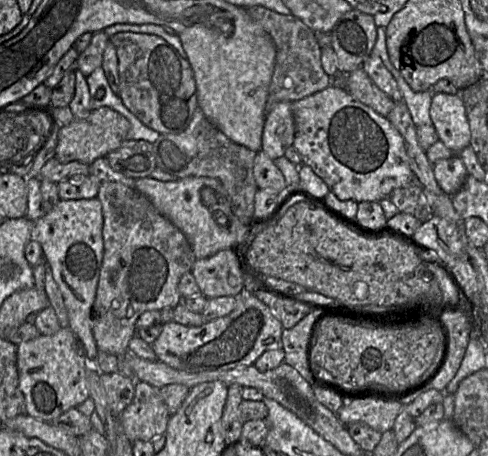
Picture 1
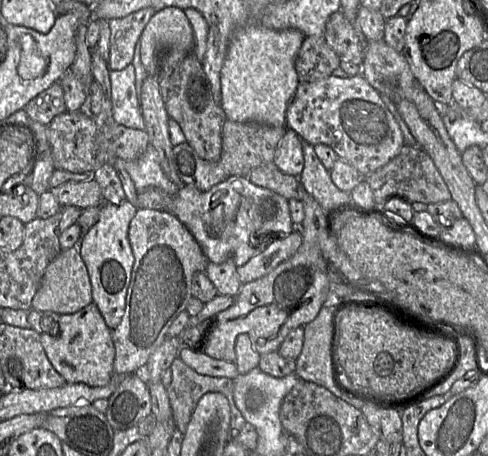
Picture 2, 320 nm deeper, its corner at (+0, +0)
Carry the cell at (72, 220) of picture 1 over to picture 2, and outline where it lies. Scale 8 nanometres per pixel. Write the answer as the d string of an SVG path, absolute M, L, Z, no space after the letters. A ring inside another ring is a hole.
M127 200L120 204L102 203L97 222L83 236L80 244L80 255L91 283L92 302L97 305L111 330L120 324L125 313L126 295L134 264L128 230L136 211L137 208Z

